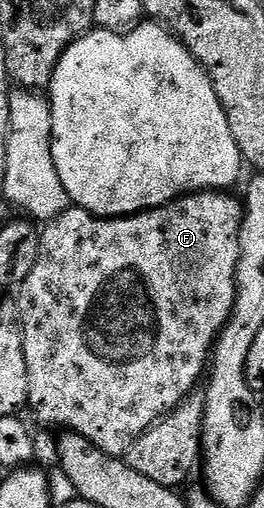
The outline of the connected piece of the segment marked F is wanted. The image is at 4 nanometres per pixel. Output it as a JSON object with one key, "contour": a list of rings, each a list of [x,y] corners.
{"contour":[[[227,191],[189,193],[162,205],[159,209],[145,209],[129,217],[100,219],[84,209],[68,207],[42,226],[39,235],[39,254],[29,279],[18,286],[18,328],[23,335],[23,354],[27,368],[27,405],[43,425],[56,425],[56,430],[81,435],[110,457],[122,458],[133,443],[150,425],[166,417],[186,397],[192,396],[195,384],[204,376],[219,334],[231,318],[235,306],[235,268],[239,262],[239,224],[243,221],[243,206]]]}

